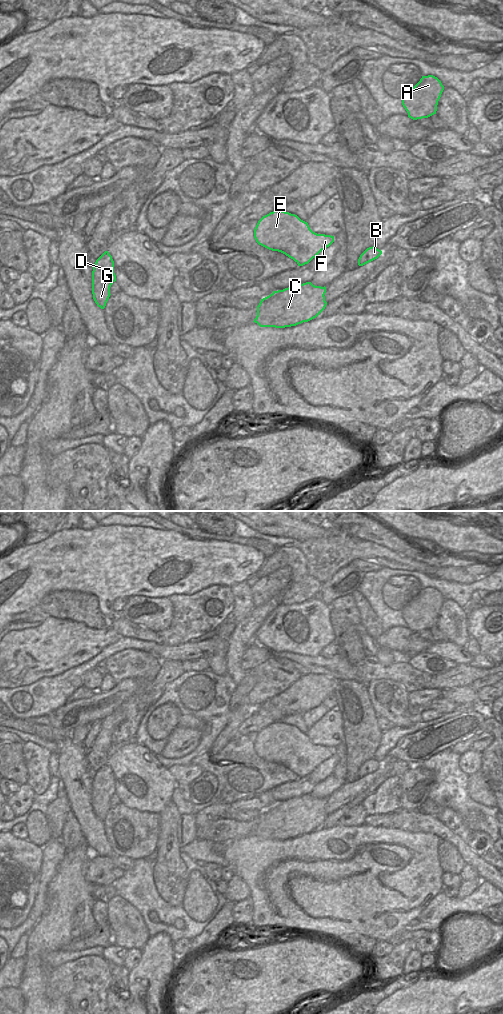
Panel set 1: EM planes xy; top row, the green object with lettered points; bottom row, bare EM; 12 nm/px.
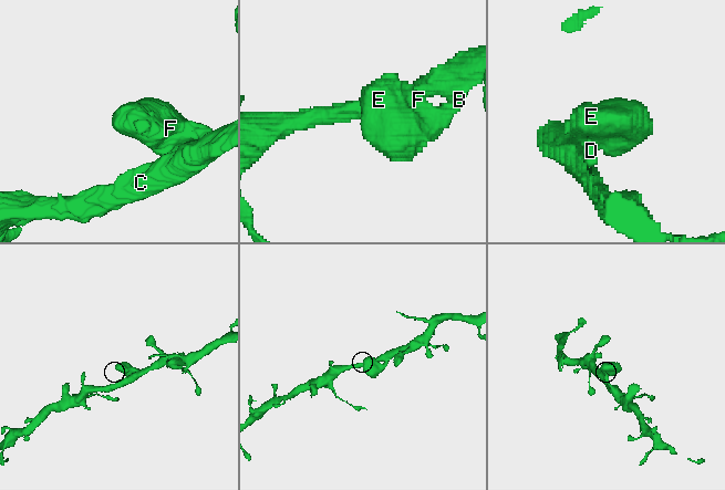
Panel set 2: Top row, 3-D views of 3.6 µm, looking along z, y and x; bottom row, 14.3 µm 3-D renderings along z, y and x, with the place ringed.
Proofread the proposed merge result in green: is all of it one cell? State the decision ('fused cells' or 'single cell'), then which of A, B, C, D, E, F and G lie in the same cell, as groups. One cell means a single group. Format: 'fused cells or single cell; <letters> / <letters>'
single cell; A B C D E F G

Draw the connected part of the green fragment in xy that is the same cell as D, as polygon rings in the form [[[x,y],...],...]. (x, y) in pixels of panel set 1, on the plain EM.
[[[105,763],[95,774],[92,783],[92,806],[98,819],[104,821],[110,809],[110,799],[116,793],[114,773]]]

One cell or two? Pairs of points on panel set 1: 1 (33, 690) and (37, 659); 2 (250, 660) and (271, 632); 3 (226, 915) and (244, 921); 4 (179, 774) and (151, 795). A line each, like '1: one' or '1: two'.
1: two
2: two
3: two
4: two

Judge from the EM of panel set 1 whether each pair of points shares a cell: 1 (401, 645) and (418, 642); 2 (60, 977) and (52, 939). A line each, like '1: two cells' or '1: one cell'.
1: two cells
2: two cells

